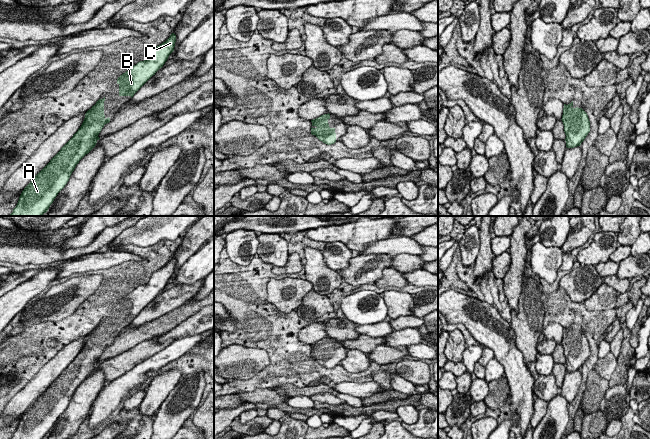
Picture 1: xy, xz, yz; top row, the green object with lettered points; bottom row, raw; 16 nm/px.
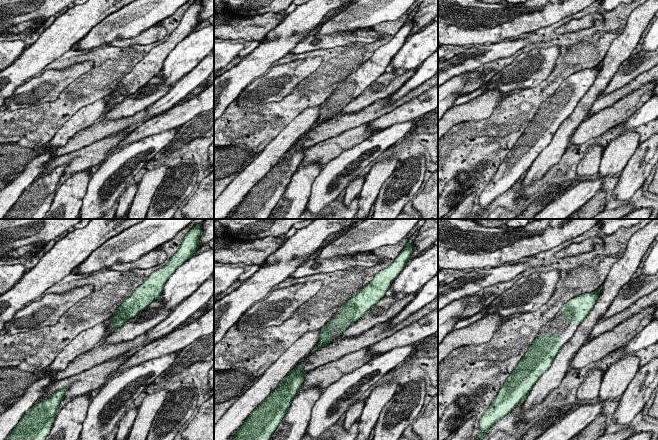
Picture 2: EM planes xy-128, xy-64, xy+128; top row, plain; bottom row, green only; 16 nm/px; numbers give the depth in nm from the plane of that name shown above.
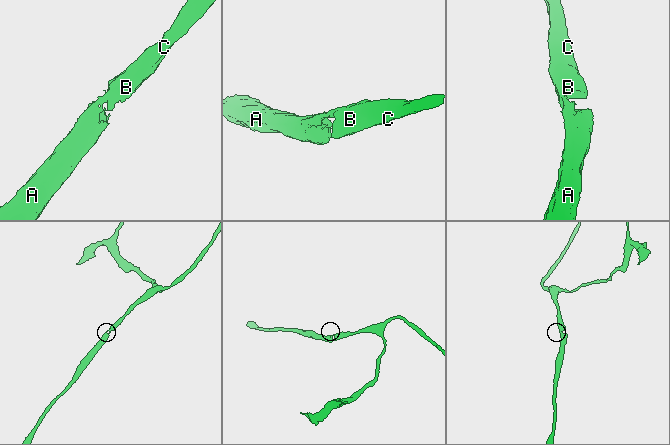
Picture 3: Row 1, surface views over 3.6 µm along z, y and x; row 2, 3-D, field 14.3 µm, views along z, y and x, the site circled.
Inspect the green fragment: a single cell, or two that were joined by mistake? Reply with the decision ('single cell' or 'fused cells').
single cell

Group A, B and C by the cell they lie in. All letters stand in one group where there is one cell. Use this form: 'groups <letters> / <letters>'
groups A B C

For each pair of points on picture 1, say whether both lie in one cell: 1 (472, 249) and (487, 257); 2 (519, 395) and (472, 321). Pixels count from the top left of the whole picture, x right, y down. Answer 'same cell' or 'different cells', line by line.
1: different cells
2: same cell

